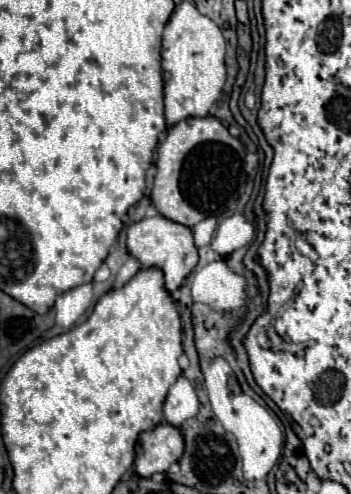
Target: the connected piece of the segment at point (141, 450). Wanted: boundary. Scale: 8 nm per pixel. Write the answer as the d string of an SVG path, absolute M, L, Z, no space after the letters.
M160 423L152 431L138 437L134 449L134 469L140 477L150 477L152 473L166 473L172 463L182 457L184 441L180 429Z

